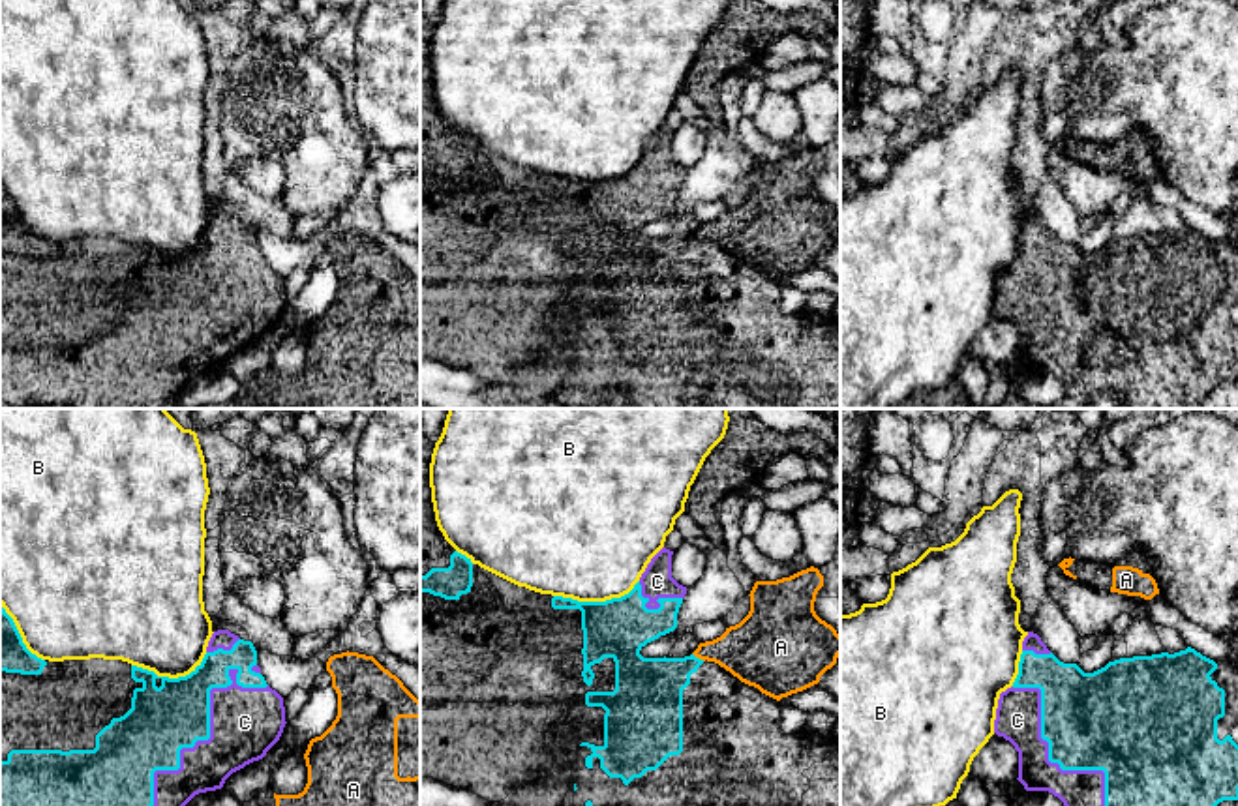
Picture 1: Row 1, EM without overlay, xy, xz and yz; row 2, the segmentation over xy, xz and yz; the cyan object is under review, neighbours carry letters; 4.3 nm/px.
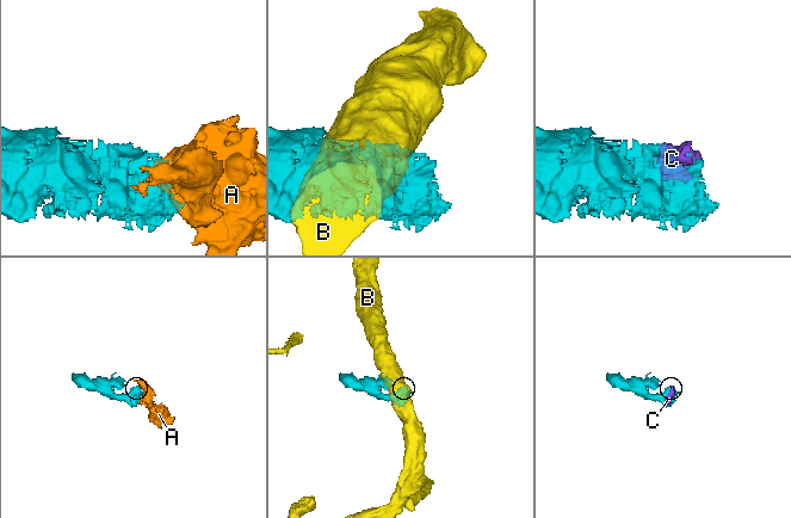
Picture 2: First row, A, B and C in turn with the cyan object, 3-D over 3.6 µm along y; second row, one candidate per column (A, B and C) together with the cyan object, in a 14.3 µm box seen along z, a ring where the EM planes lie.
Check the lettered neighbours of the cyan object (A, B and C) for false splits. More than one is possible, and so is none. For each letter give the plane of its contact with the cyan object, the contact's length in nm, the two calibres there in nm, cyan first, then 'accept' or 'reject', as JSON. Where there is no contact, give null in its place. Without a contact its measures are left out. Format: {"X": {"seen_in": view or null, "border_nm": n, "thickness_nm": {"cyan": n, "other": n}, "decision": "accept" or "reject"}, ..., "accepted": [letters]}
{"A": {"seen_in": "xz", "border_nm": 70, "thickness_nm": {"cyan": 280, "other": 280}, "decision": "reject"}, "B": {"seen_in": "xz", "border_nm": 380, "thickness_nm": {"cyan": 260, "other": 500}, "decision": "reject"}, "C": {"seen_in": "xy", "border_nm": 800, "thickness_nm": {"cyan": 300, "other": 300}, "decision": "accept"}, "accepted": ["C"]}

